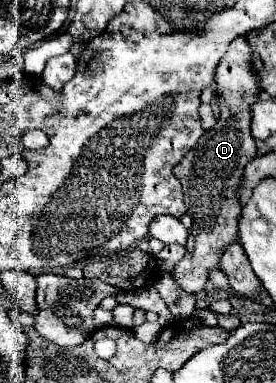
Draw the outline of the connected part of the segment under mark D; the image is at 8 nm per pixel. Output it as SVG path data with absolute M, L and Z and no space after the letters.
M244 36L236 38L230 44L226 56L216 68L220 118L216 126L202 136L196 148L188 150L184 158L174 166L174 176L184 188L184 204L188 206L188 214L194 220L192 228L206 230L188 238L190 244L186 256L170 272L176 284L188 294L196 294L206 288L208 270L218 268L220 252L224 250L224 246L238 240L238 216L242 210L238 190L244 176L244 168L252 158L256 158L258 150L250 134L250 104L258 100L260 86L256 84L256 76L252 76L250 56L252 50L248 48L248 40Z

